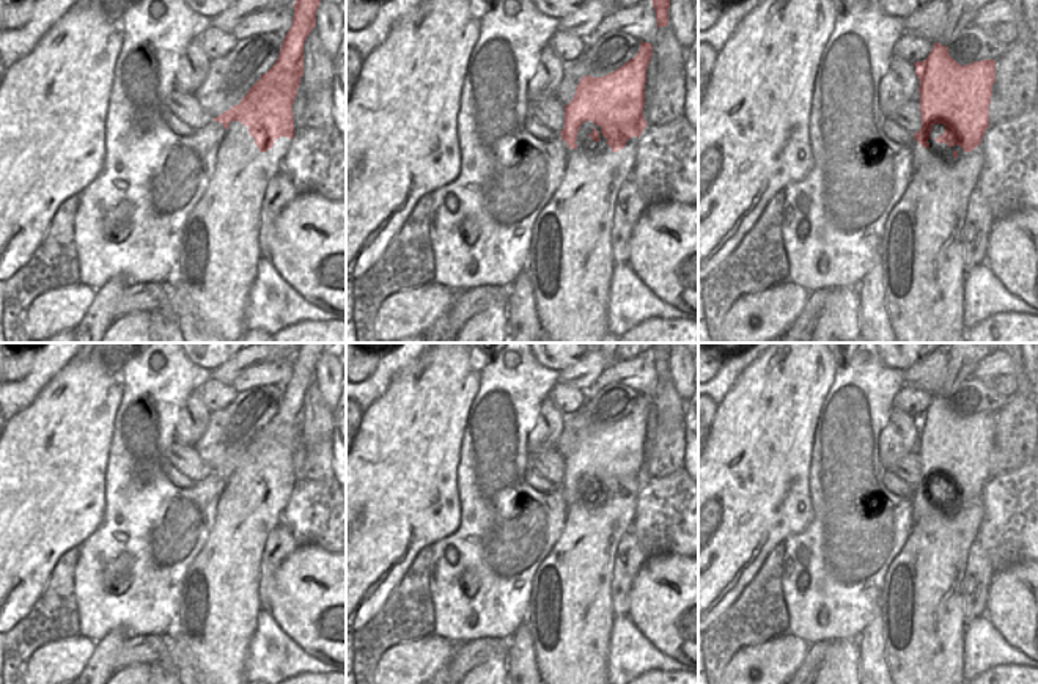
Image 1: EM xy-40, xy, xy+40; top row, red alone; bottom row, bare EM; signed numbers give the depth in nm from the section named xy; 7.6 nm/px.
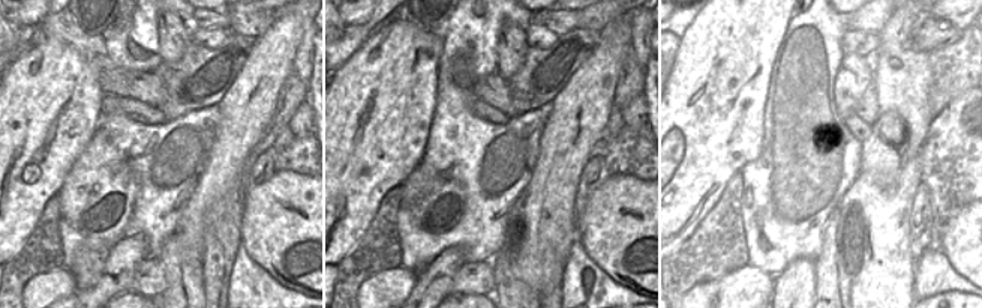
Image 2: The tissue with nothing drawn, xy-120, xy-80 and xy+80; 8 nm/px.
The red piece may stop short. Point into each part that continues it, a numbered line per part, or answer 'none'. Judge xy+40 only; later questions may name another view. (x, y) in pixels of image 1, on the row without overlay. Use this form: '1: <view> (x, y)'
1: xy+40 (938, 481)

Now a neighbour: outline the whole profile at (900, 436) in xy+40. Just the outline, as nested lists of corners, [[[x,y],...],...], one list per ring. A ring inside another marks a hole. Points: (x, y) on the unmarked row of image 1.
[[[893,407],[889,423],[879,434],[879,461],[884,470],[898,462],[903,456],[917,450],[920,432],[915,418]]]

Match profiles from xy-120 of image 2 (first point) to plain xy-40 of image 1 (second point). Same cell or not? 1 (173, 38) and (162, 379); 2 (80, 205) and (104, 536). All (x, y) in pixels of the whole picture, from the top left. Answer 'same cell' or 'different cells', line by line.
1: different cells
2: different cells

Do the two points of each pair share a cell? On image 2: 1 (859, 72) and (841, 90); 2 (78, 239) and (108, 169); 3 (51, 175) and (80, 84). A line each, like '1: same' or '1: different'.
1: same
2: different
3: same

